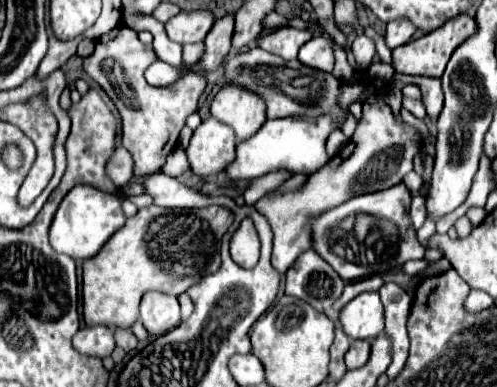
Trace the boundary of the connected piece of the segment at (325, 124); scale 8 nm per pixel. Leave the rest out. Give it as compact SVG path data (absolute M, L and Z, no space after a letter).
M281 118L281 120L267 120L257 134L253 134L249 140L243 140L237 144L237 156L235 160L225 168L227 176L231 180L237 178L259 178L269 172L287 170L291 174L313 174L319 168L323 168L329 162L329 156L325 152L325 140L329 132L335 126L331 126L331 118Z

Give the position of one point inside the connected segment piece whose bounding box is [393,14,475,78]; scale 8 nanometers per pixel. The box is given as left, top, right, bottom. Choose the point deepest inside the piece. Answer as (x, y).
(427, 56)

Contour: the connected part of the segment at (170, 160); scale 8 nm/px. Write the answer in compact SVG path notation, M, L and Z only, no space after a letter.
M177 146L175 150L171 150L171 154L167 156L167 160L165 160L161 172L167 174L167 176L173 176L173 178L191 172L191 164L189 164L189 160L187 160L185 150L179 148L179 146Z

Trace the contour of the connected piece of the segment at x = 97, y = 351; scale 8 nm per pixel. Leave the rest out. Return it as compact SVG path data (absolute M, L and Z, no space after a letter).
M85 326L75 334L73 346L87 356L103 358L103 356L111 354L115 348L113 328L109 328L109 326Z

